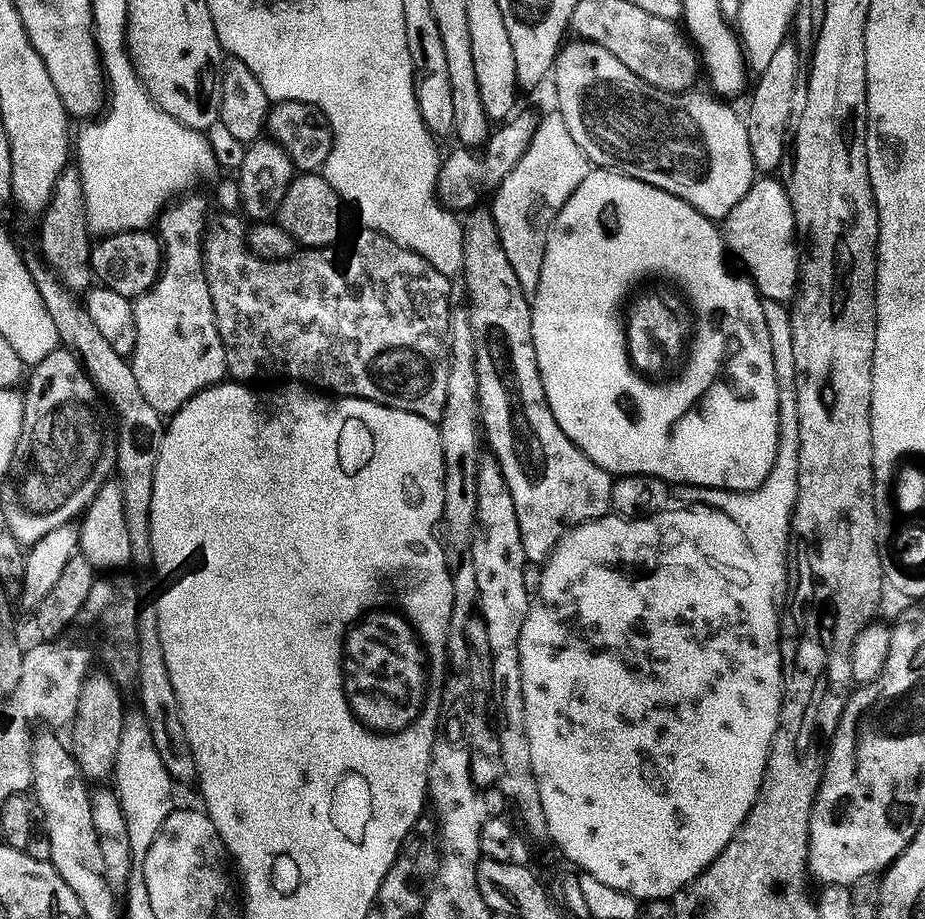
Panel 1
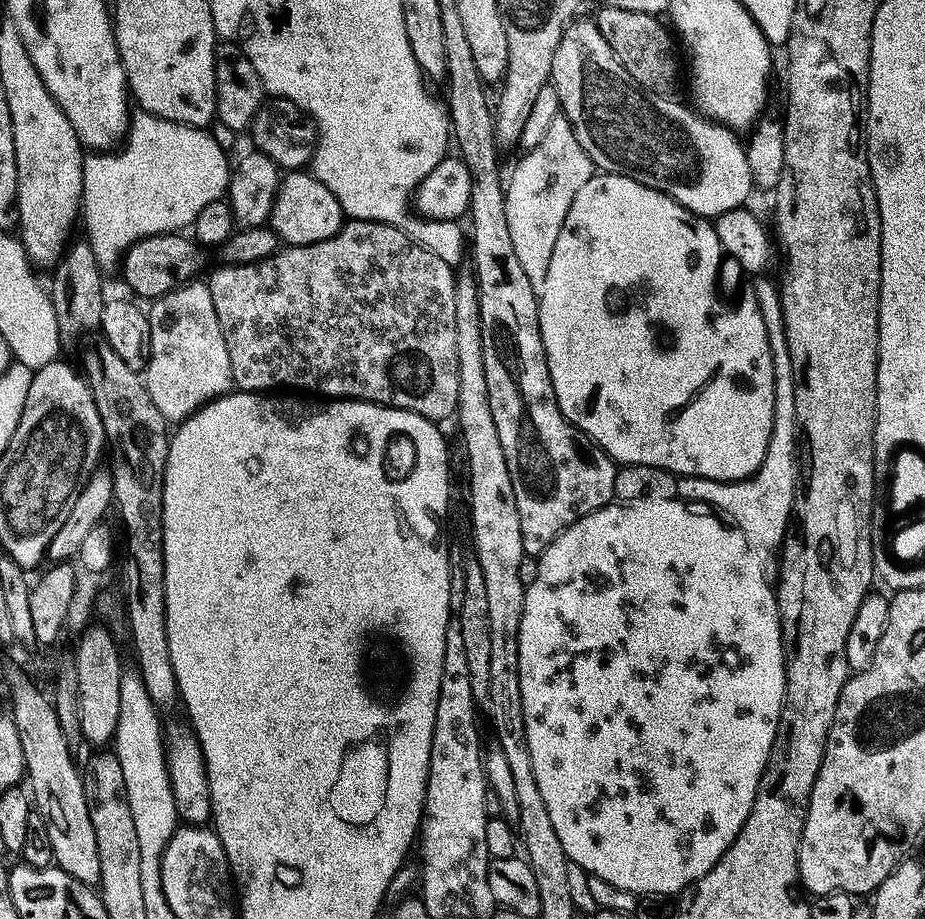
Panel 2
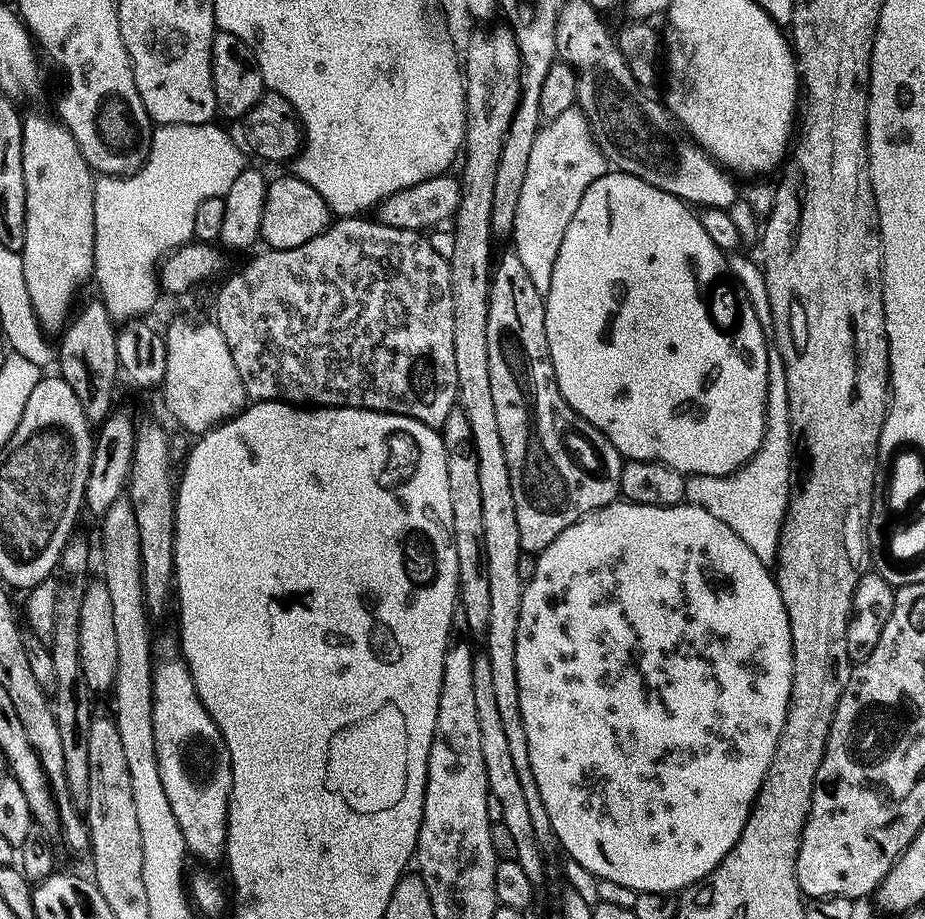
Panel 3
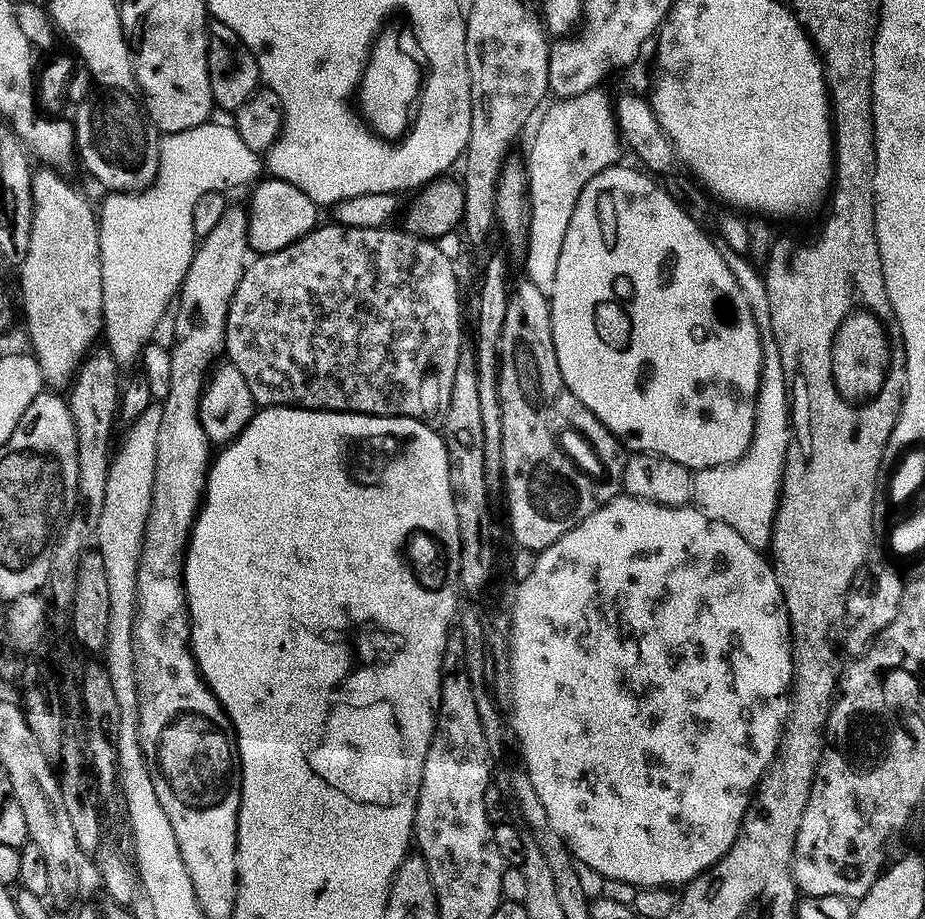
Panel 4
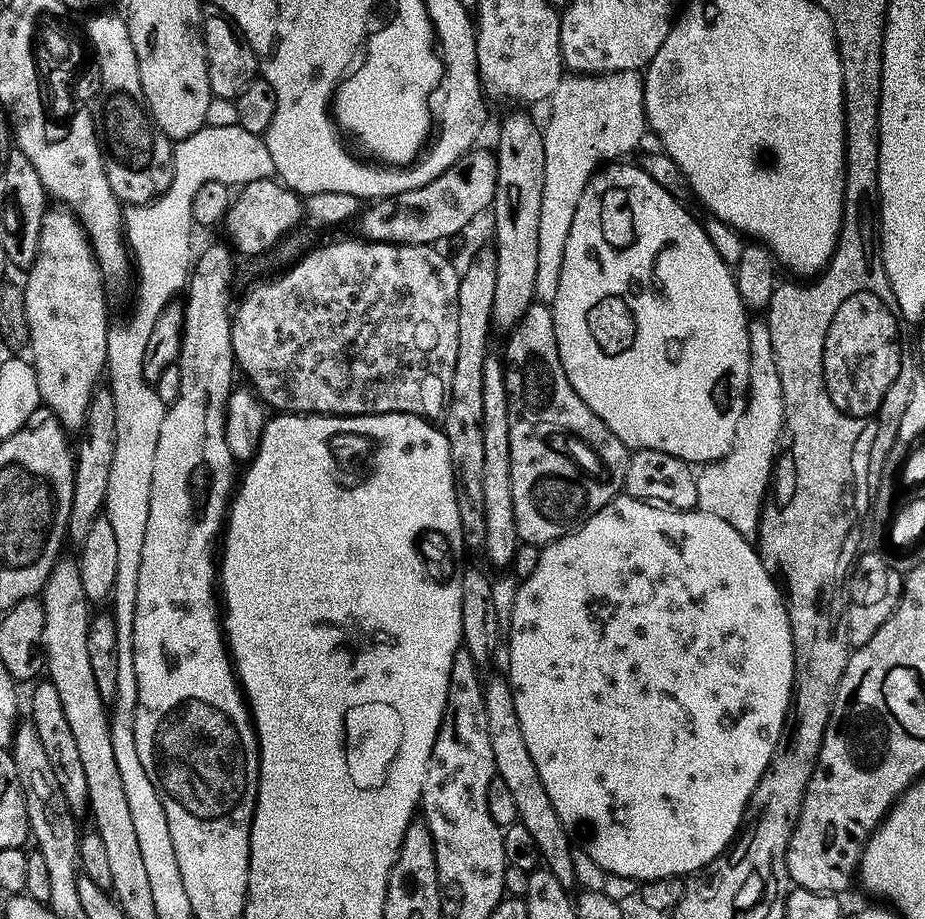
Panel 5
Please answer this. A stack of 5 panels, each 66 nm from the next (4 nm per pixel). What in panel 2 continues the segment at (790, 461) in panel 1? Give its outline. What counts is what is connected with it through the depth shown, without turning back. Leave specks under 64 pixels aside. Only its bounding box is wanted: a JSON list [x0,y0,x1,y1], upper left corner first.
[678,278,798,558]

